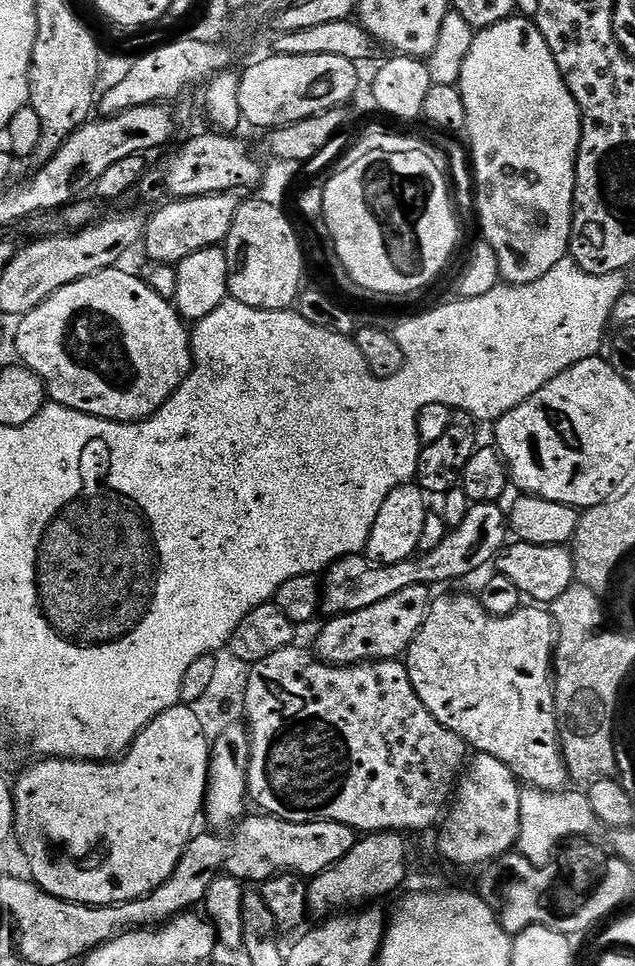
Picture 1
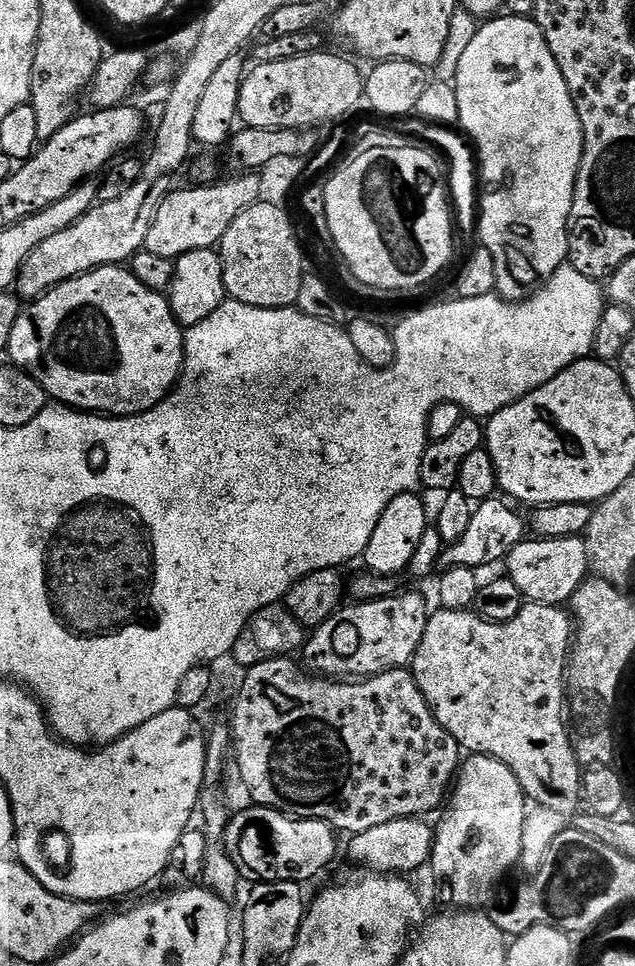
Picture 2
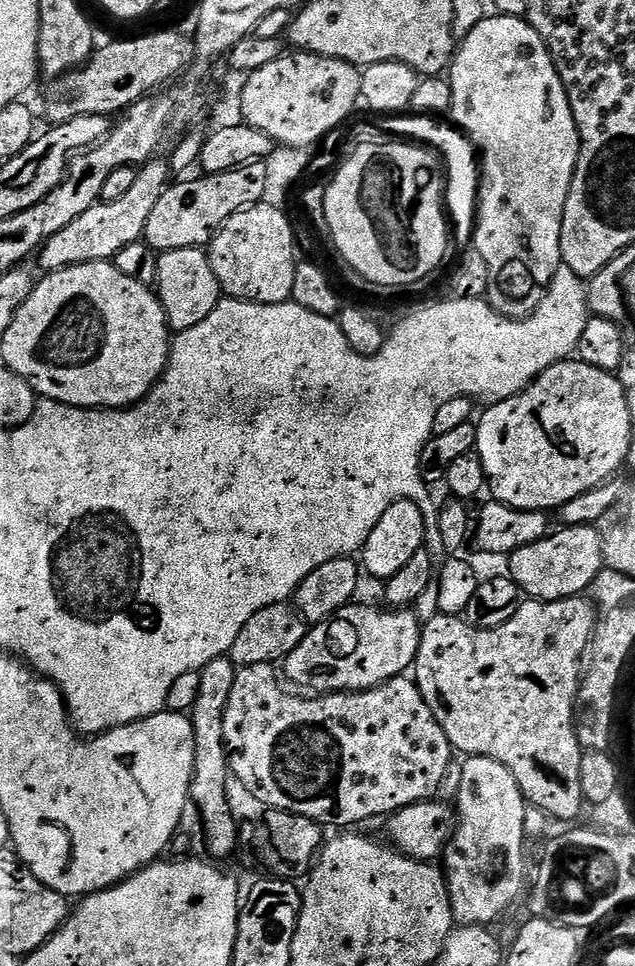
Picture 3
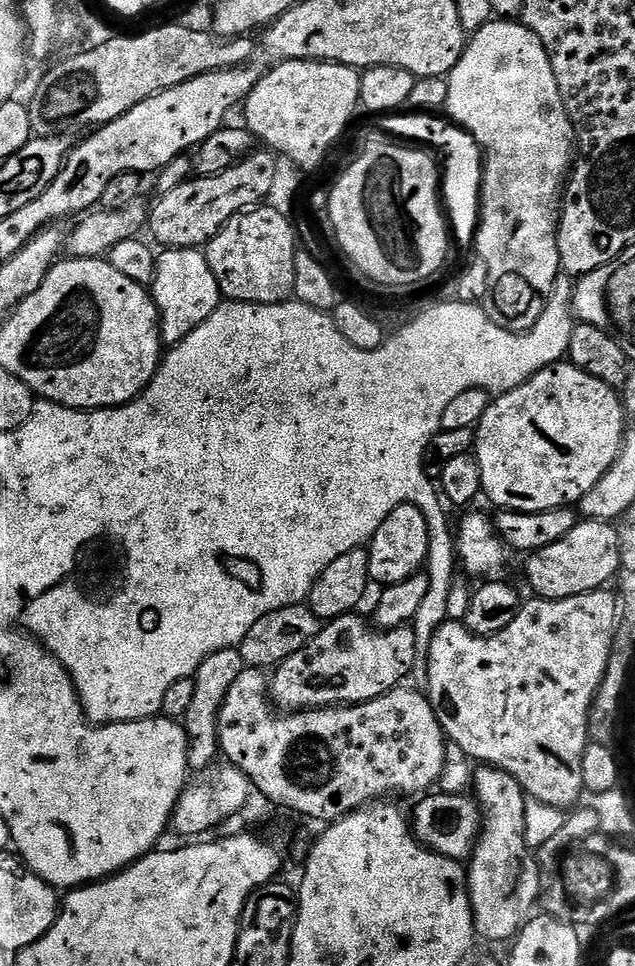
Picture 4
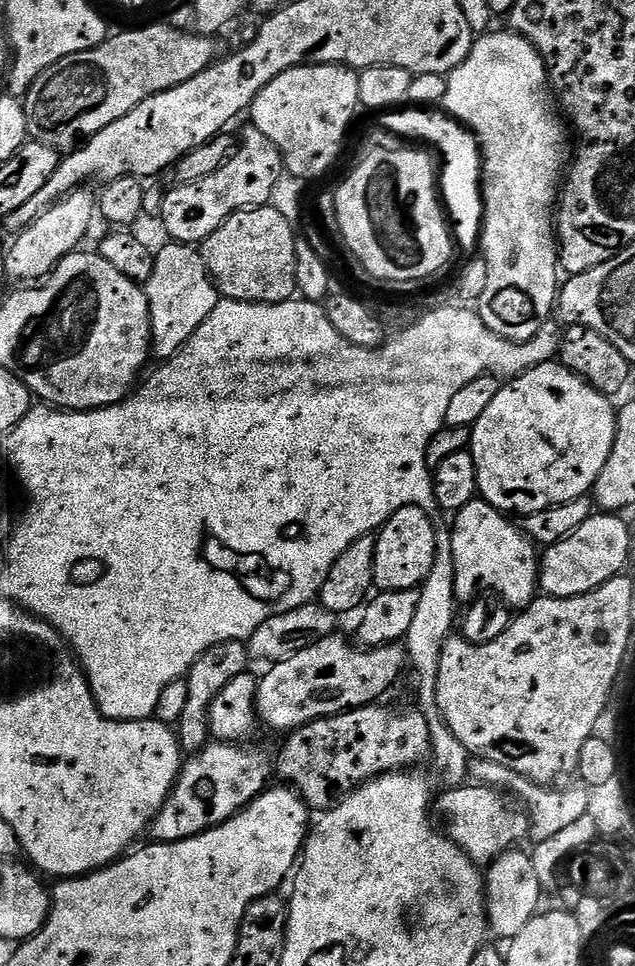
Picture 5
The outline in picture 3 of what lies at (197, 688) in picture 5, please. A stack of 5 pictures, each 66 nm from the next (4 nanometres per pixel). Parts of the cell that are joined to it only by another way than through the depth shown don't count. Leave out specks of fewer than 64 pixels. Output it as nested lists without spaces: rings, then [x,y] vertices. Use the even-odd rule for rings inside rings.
[[[220,656],[206,667],[199,669],[202,686],[198,689],[198,702],[194,702],[190,719],[194,726],[194,774],[192,775],[192,795],[190,797],[194,808],[200,811],[200,820],[204,823],[204,840],[208,843],[207,855],[213,861],[224,862],[241,847],[240,824],[232,813],[232,804],[228,801],[228,780],[230,784],[230,769],[228,767],[228,751],[226,750],[226,702],[230,702],[230,690],[234,690],[234,678],[238,668],[228,656]]]

